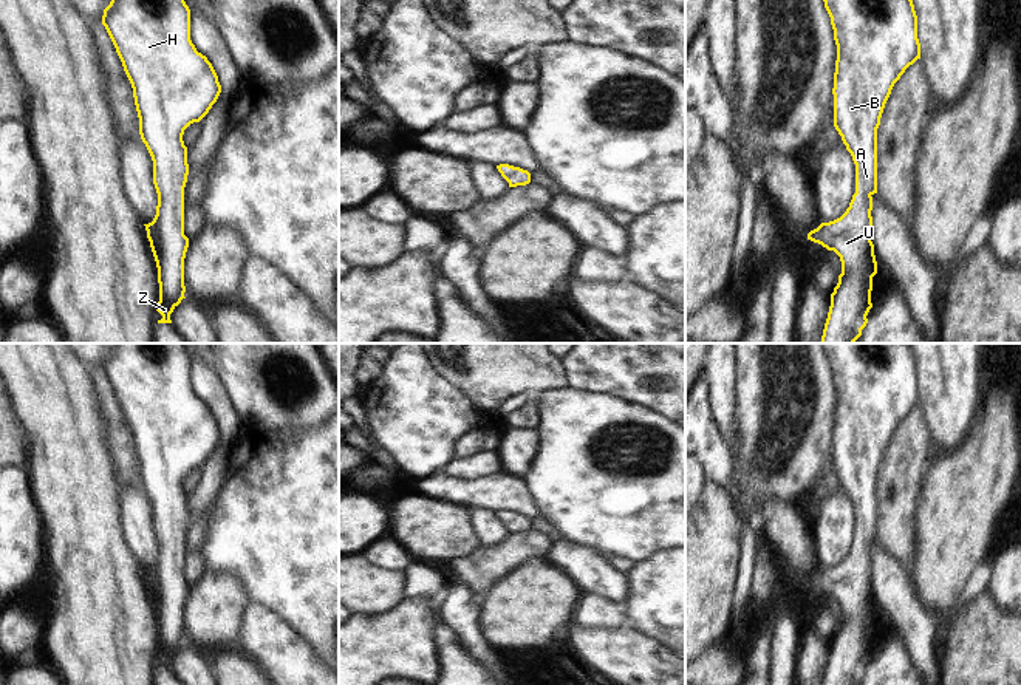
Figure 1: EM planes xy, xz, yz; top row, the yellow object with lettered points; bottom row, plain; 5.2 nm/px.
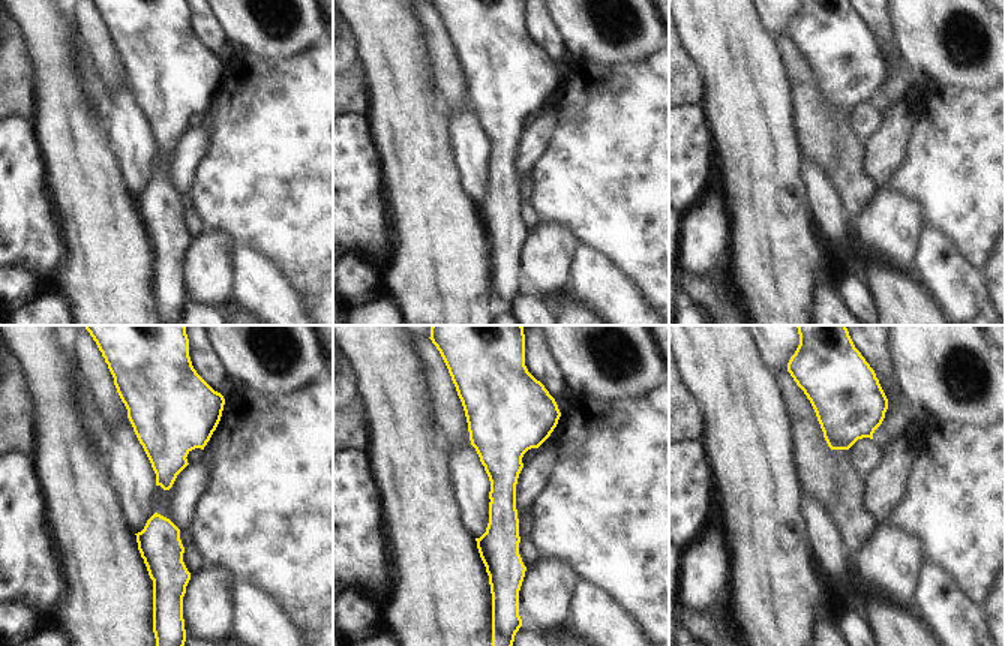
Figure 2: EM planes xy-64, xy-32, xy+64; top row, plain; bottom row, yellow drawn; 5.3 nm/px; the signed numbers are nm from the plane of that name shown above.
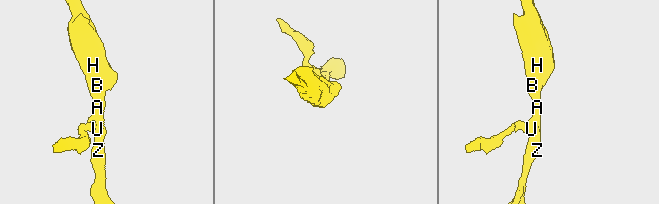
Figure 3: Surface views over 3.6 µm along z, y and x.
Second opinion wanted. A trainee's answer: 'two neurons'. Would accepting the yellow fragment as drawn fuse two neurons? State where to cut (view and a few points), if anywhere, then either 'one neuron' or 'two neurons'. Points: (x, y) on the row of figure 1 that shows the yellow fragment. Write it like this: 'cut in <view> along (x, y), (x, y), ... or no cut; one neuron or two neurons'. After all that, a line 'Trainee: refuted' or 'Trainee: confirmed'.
no cut; one neuron
Trainee: refuted

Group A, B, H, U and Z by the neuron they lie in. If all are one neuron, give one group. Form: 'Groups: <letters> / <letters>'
Groups: A B H U Z

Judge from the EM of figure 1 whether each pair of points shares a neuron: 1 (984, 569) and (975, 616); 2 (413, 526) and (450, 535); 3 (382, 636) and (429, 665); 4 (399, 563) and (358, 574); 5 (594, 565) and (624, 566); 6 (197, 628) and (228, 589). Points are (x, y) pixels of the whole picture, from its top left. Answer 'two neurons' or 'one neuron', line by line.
1: two neurons
2: one neuron
3: one neuron
4: two neurons
5: two neurons
6: one neuron

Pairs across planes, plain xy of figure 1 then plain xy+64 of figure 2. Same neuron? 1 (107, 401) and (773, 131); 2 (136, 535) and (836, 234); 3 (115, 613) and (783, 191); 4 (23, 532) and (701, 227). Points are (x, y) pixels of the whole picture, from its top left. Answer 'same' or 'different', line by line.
1: different
2: same
3: same
4: different

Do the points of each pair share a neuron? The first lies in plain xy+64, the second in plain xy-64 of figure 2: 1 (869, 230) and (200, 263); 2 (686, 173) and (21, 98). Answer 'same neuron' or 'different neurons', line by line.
1: same neuron
2: different neurons

